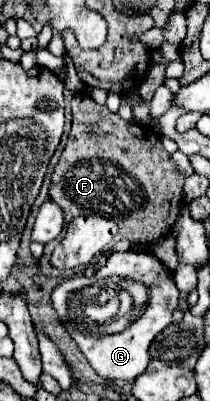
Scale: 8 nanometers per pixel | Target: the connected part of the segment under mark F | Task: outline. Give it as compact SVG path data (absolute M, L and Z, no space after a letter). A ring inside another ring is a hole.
M75 93L75 97L71 99L71 113L73 113L73 131L71 131L71 135L69 135L69 139L67 139L67 145L65 145L61 157L59 157L59 163L55 165L55 171L53 171L53 175L51 175L51 185L49 185L49 197L51 197L51 201L55 201L55 203L63 209L63 213L65 213L65 225L67 225L71 219L79 217L79 215L97 215L97 217L107 217L107 219L111 219L111 221L115 221L115 223L119 225L117 239L127 239L127 241L137 243L137 245L149 245L149 243L155 243L157 239L169 235L169 233L171 233L171 227L175 225L175 217L179 217L179 205L183 203L183 193L181 193L181 191L183 191L183 185L185 185L185 179L187 179L185 173L177 169L177 165L173 163L173 159L159 147L159 143L157 143L157 145L143 143L143 141L145 141L143 137L137 137L137 135L133 135L133 133L129 131L131 125L115 125L115 113L111 113L111 111L107 109L107 105L97 105L97 103L95 103L93 99L89 99L87 95ZM89 125L95 127L93 133L89 133Z

